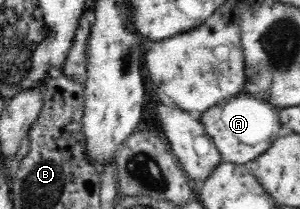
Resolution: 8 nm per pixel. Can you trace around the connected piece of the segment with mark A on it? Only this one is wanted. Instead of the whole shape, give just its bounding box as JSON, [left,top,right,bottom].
[201,92,282,165]

